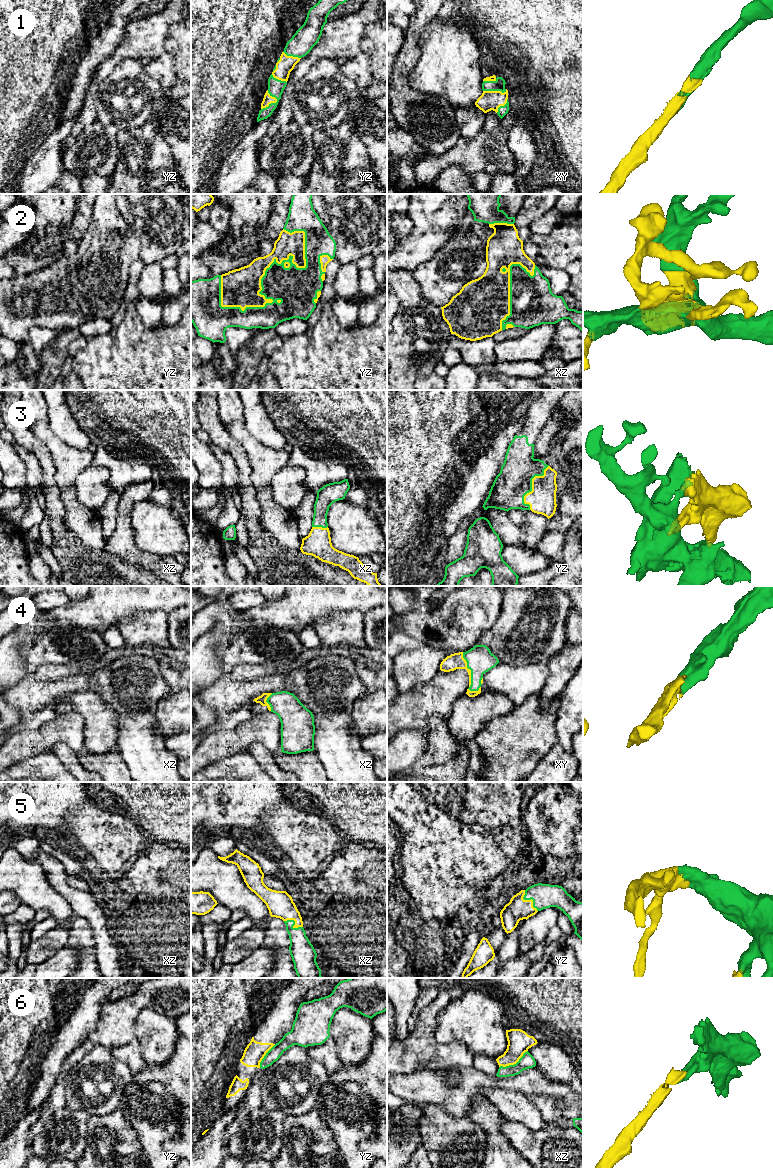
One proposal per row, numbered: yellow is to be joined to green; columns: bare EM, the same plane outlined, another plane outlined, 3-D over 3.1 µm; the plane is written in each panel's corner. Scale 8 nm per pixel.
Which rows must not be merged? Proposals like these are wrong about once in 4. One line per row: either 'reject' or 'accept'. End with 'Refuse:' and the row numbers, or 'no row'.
1: accept
2: accept
3: accept
4: accept
5: accept
6: reject
Refuse: 6

